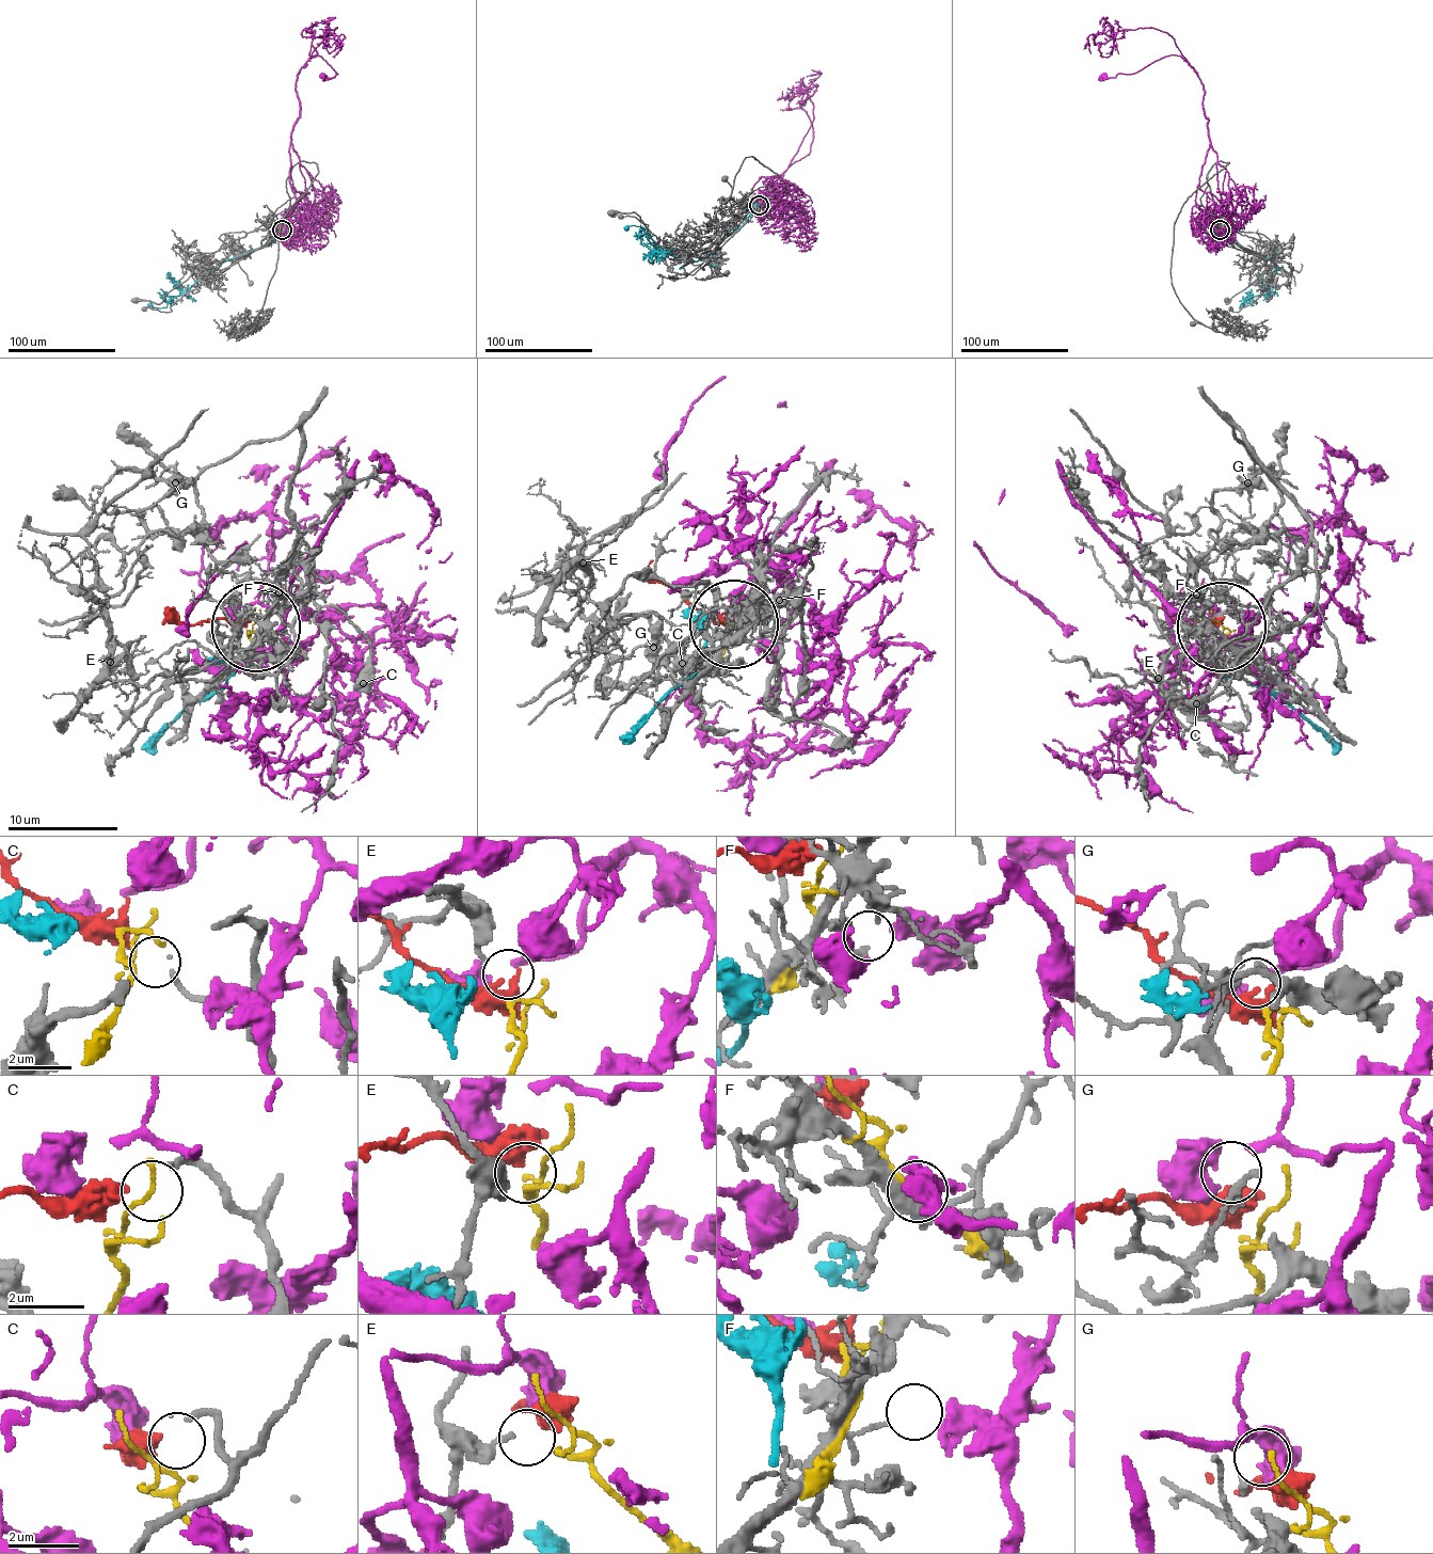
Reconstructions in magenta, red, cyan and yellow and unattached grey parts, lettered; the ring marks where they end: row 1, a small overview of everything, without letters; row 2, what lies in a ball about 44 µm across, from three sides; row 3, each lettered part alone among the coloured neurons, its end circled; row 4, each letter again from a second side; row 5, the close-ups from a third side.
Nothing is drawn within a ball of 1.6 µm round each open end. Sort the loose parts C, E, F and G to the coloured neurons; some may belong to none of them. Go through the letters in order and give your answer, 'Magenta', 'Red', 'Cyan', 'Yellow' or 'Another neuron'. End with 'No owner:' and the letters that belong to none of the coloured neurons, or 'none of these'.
C: Red
E: Yellow
F: Another neuron
G: Another neuron
No owner: F, G

